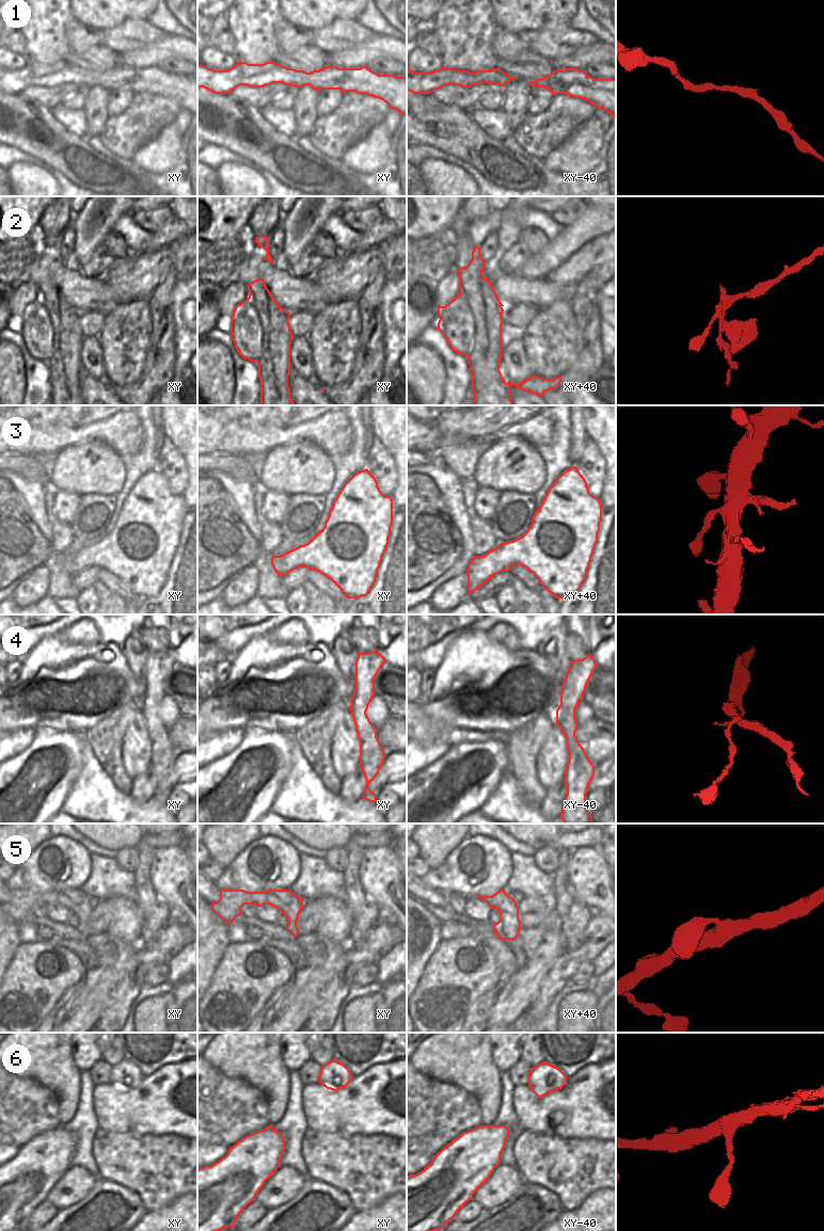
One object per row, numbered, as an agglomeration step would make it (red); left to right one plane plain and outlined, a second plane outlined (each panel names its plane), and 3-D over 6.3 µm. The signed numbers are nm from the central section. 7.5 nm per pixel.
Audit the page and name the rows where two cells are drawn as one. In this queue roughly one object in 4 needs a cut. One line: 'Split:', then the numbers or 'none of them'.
Split: 2, 4

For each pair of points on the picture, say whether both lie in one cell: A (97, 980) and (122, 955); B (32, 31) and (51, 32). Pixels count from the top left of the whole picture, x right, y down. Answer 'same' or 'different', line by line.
A: same
B: same

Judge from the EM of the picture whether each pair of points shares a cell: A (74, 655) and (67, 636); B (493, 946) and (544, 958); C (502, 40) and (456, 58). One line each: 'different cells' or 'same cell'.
A: different cells
B: different cells
C: different cells

